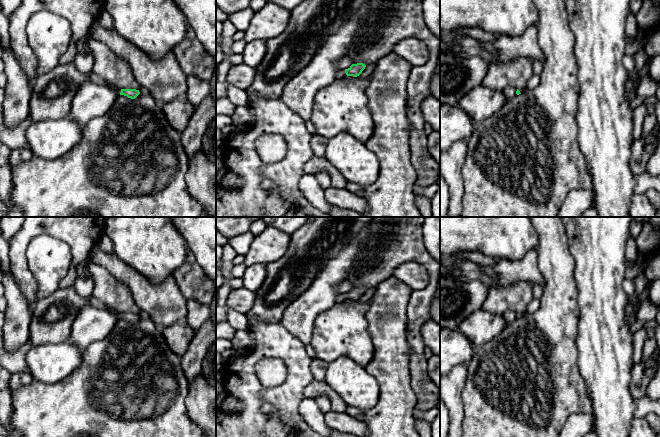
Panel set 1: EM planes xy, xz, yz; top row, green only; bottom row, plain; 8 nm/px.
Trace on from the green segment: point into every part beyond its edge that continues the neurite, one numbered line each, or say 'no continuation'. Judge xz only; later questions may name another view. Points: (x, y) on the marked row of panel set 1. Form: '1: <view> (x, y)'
1: xz (340, 75)

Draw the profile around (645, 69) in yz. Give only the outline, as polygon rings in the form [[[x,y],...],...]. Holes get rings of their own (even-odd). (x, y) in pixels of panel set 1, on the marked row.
[[[649,61],[646,62],[644,67],[637,73],[637,76],[635,78],[635,81],[633,83],[633,91],[636,93],[636,88],[638,84],[640,83],[641,79],[648,74],[649,71]]]

